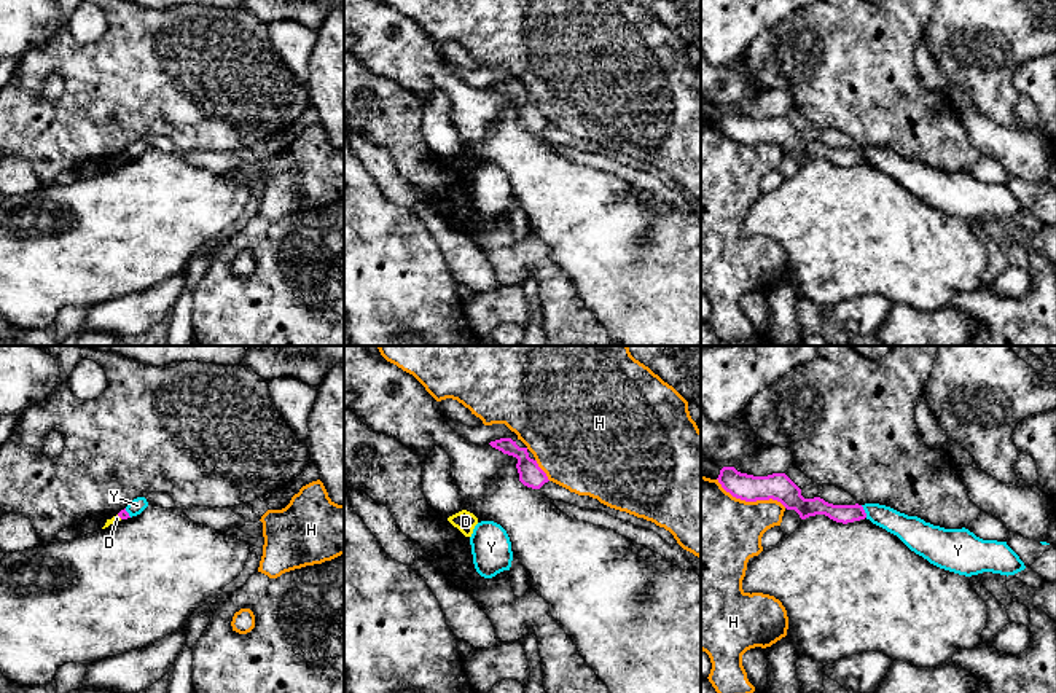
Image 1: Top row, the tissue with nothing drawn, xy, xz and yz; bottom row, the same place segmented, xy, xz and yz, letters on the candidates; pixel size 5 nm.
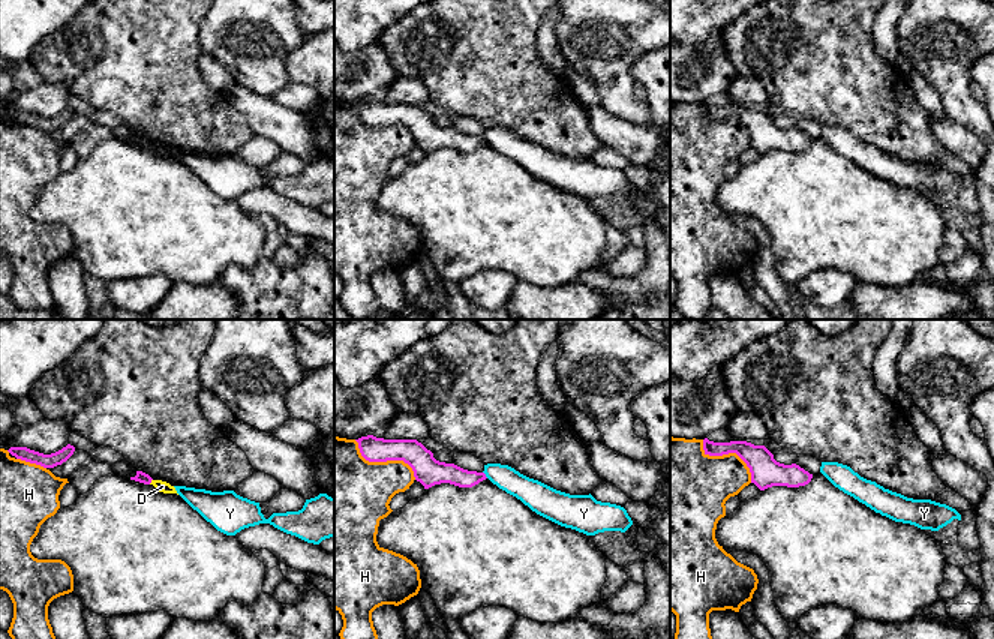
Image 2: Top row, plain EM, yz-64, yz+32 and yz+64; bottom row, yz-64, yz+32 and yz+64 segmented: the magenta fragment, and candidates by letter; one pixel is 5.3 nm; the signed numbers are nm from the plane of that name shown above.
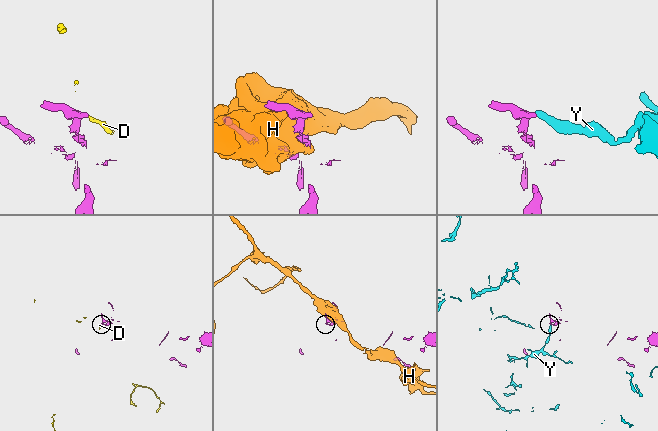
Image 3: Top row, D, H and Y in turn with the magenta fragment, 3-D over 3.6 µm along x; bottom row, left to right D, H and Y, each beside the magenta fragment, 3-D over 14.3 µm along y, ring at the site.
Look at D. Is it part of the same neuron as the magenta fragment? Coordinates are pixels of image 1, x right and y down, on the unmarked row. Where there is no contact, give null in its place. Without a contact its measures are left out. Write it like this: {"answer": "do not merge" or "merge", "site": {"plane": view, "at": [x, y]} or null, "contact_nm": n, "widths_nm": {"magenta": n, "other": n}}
{"answer": "do not merge", "site": {"plane": "xy", "at": [120, 160]}, "contact_nm": 40, "widths_nm": {"magenta": 50, "other": 40}}

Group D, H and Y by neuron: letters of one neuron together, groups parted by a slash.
D / H / Y

